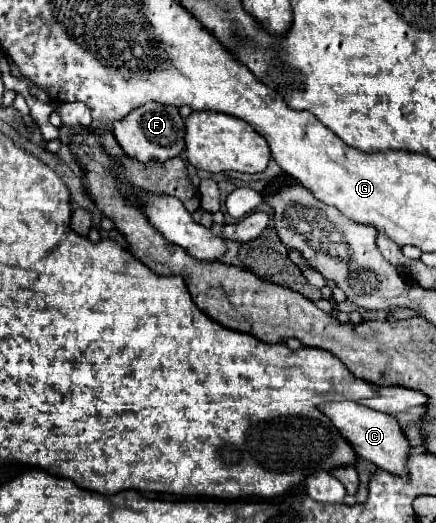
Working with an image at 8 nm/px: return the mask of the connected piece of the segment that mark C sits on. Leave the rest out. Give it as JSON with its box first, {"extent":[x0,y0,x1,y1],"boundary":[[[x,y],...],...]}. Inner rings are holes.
{"extent":[319,402,409,478],"boundary":[[[321,402],[319,410],[331,420],[331,424],[339,430],[339,434],[351,444],[351,448],[355,450],[357,456],[371,460],[375,466],[379,466],[387,472],[407,478],[405,458],[409,456],[409,442],[403,436],[401,428],[393,416],[375,412],[357,402]]]}

